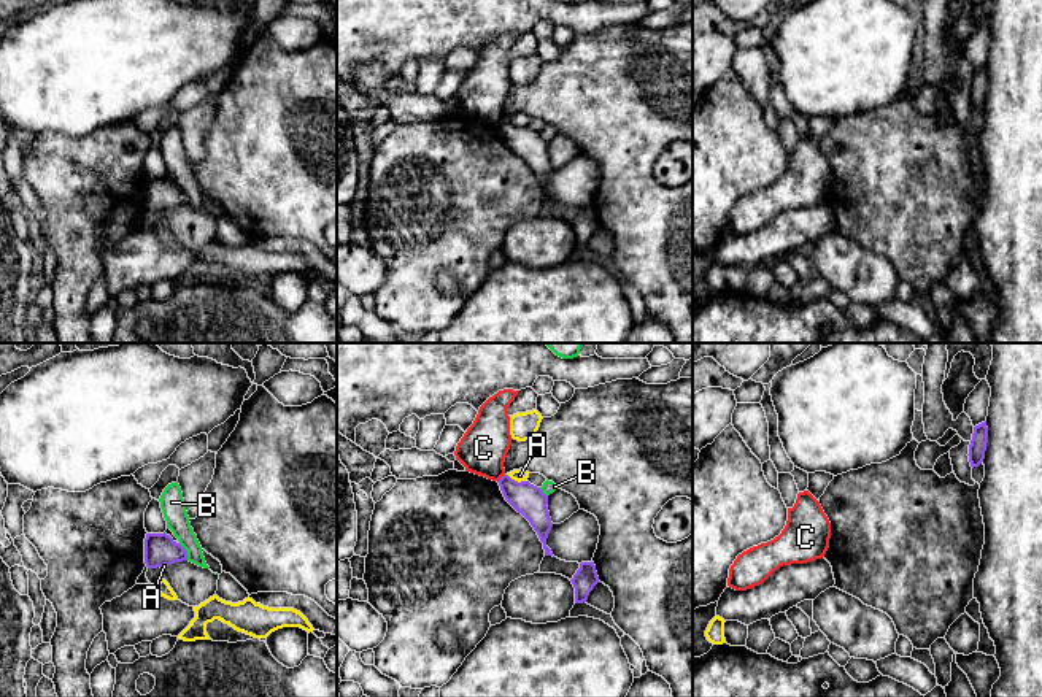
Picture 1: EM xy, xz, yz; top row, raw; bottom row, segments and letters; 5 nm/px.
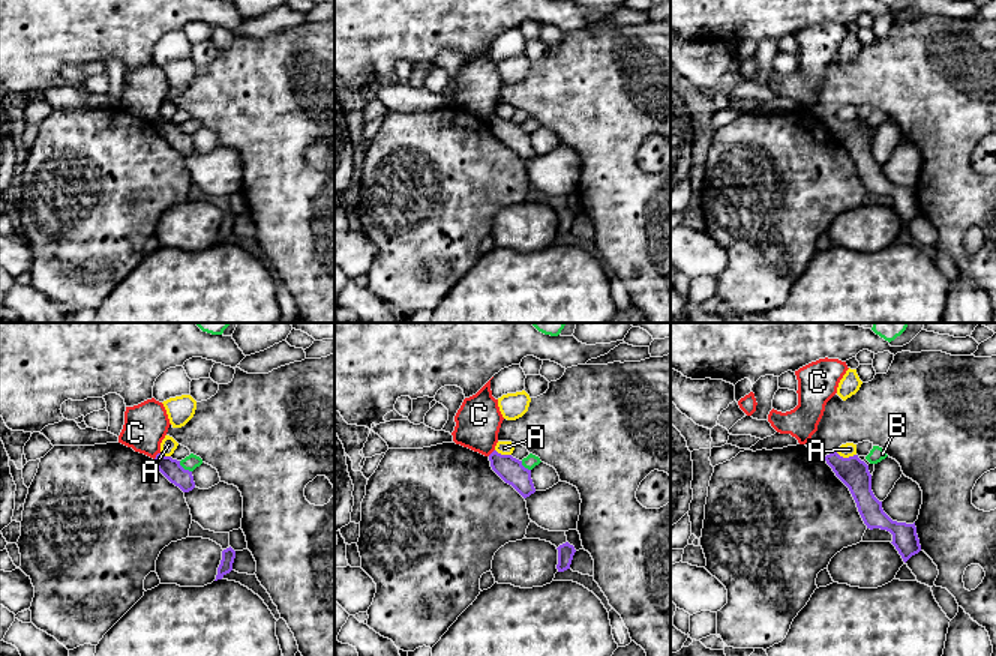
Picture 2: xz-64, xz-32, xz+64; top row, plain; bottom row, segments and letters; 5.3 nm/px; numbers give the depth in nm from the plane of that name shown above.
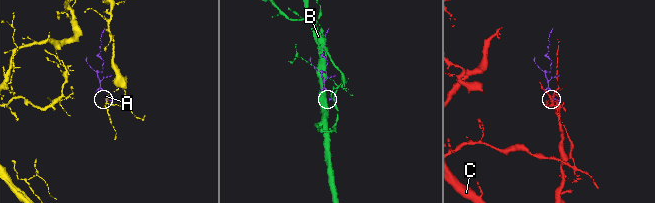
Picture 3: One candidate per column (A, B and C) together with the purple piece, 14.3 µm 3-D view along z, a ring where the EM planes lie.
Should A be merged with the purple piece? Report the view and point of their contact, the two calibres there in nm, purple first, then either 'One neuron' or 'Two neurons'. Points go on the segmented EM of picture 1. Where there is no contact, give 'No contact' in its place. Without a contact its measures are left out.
Touches purple at xz (517, 481). Thickness 160 nm (purple) against 70 nm. Two neurons

